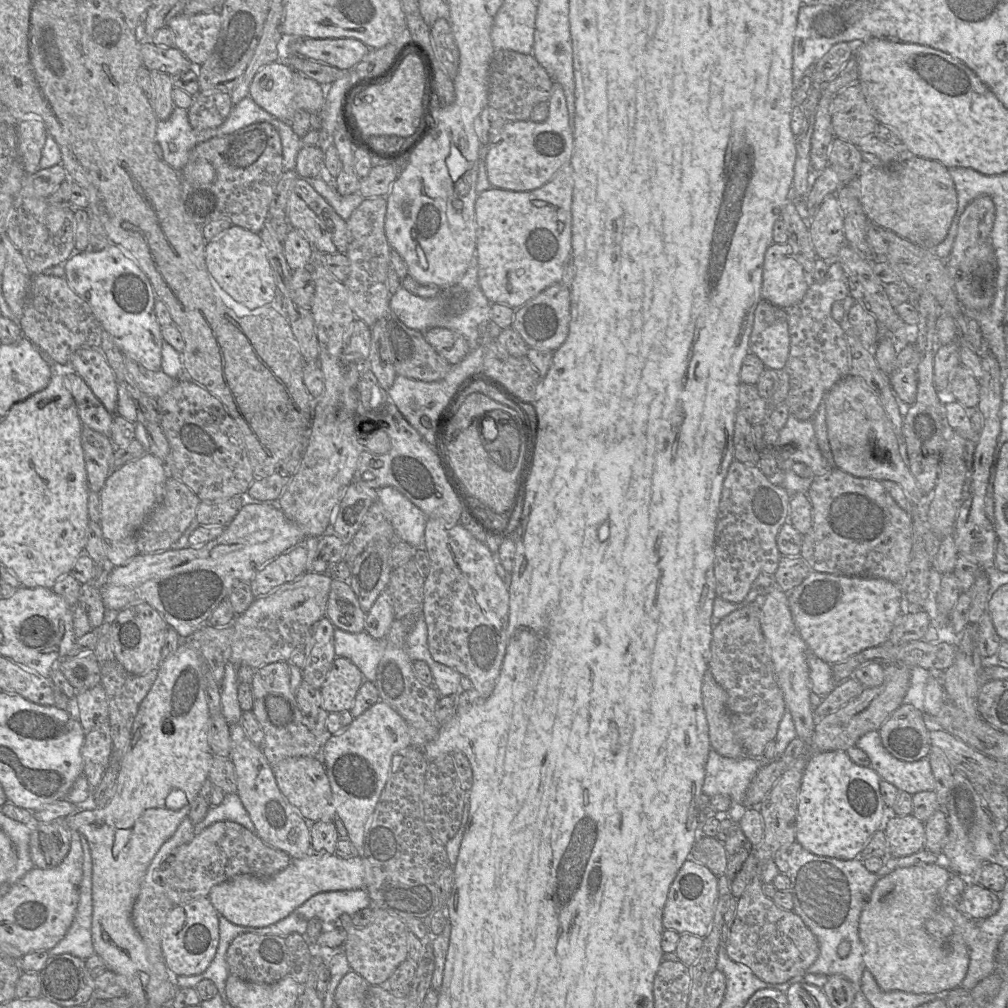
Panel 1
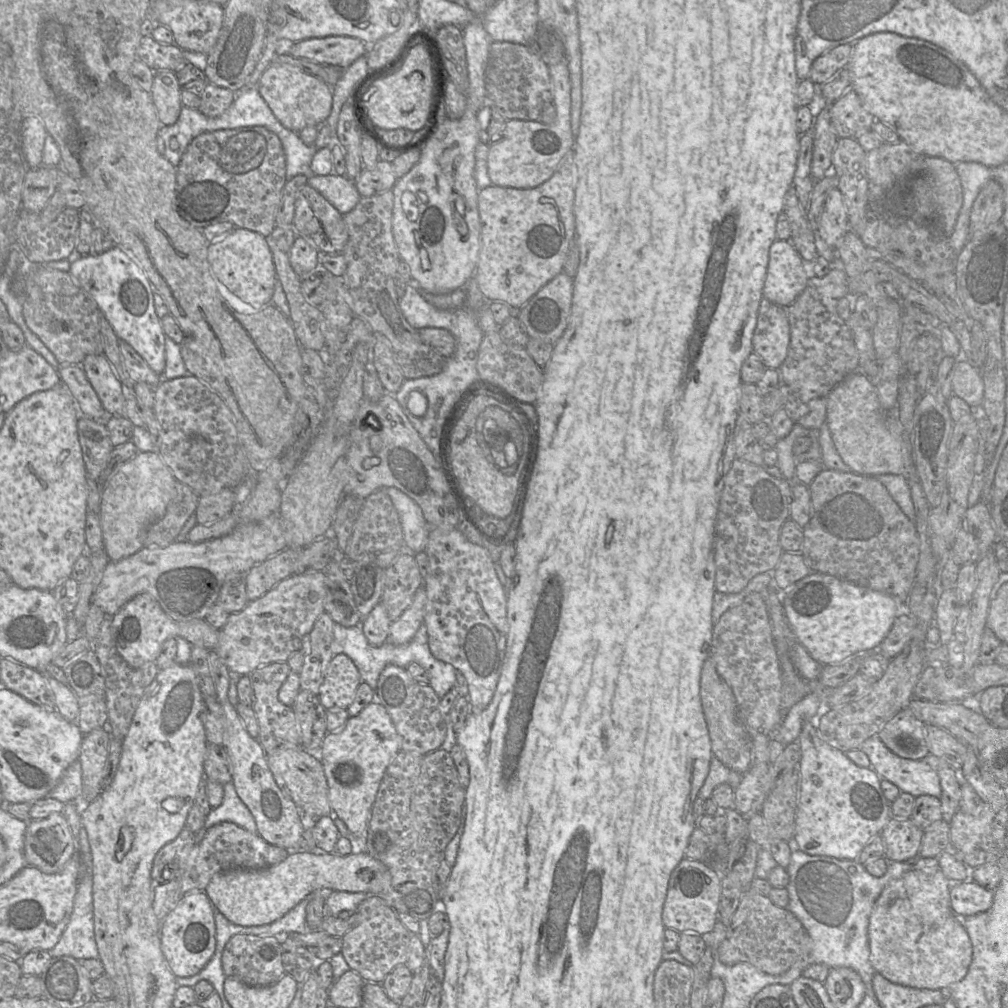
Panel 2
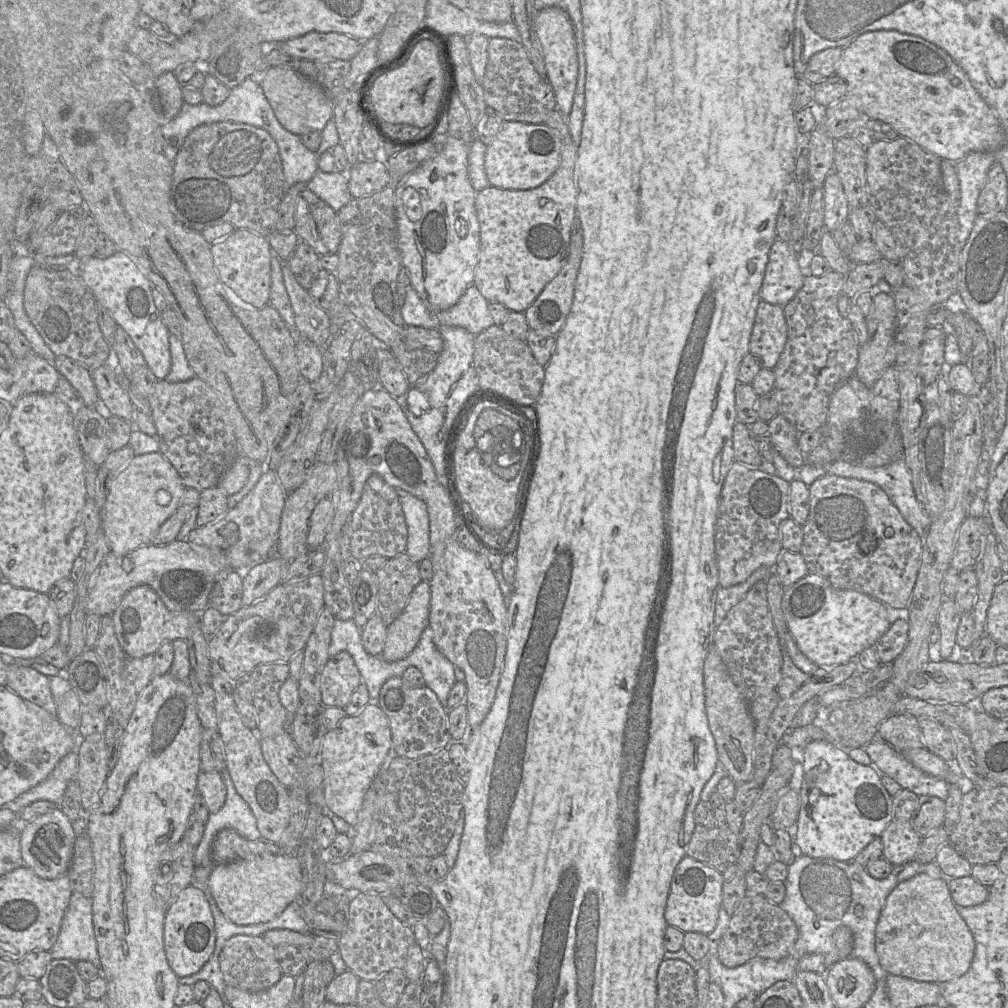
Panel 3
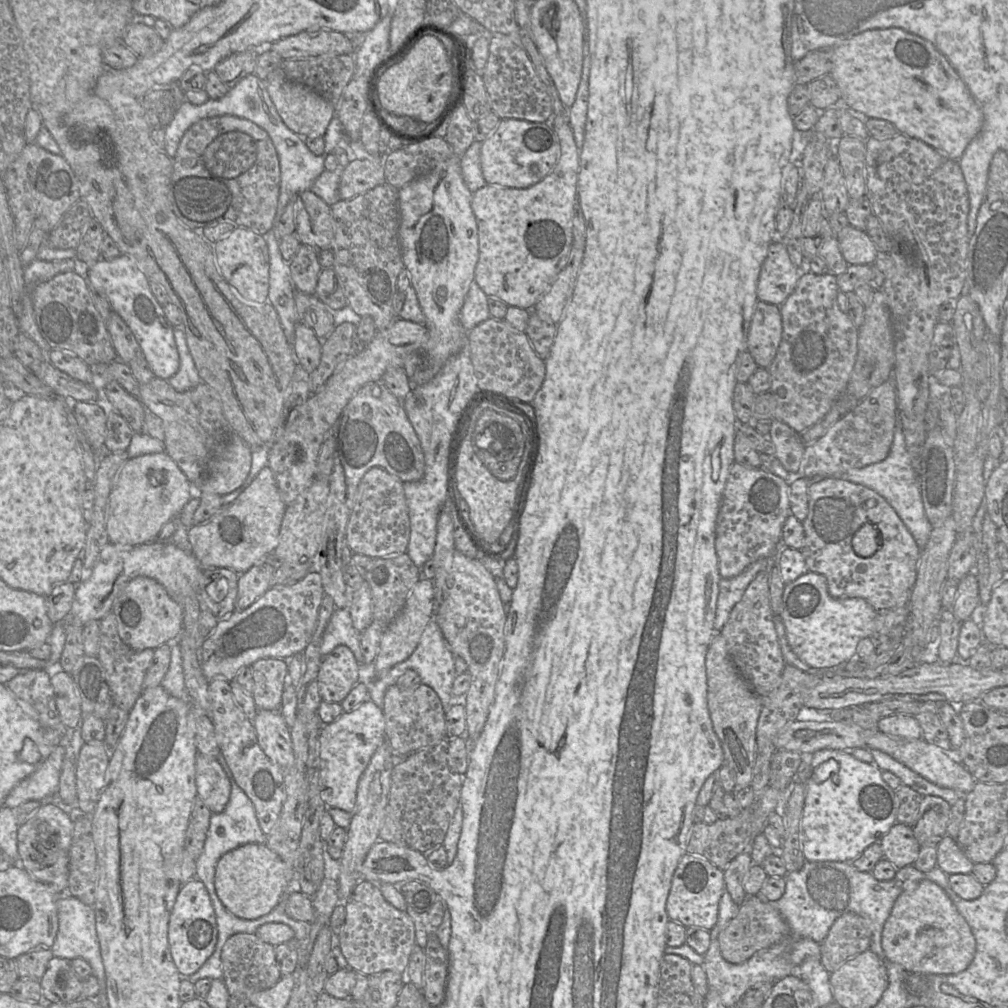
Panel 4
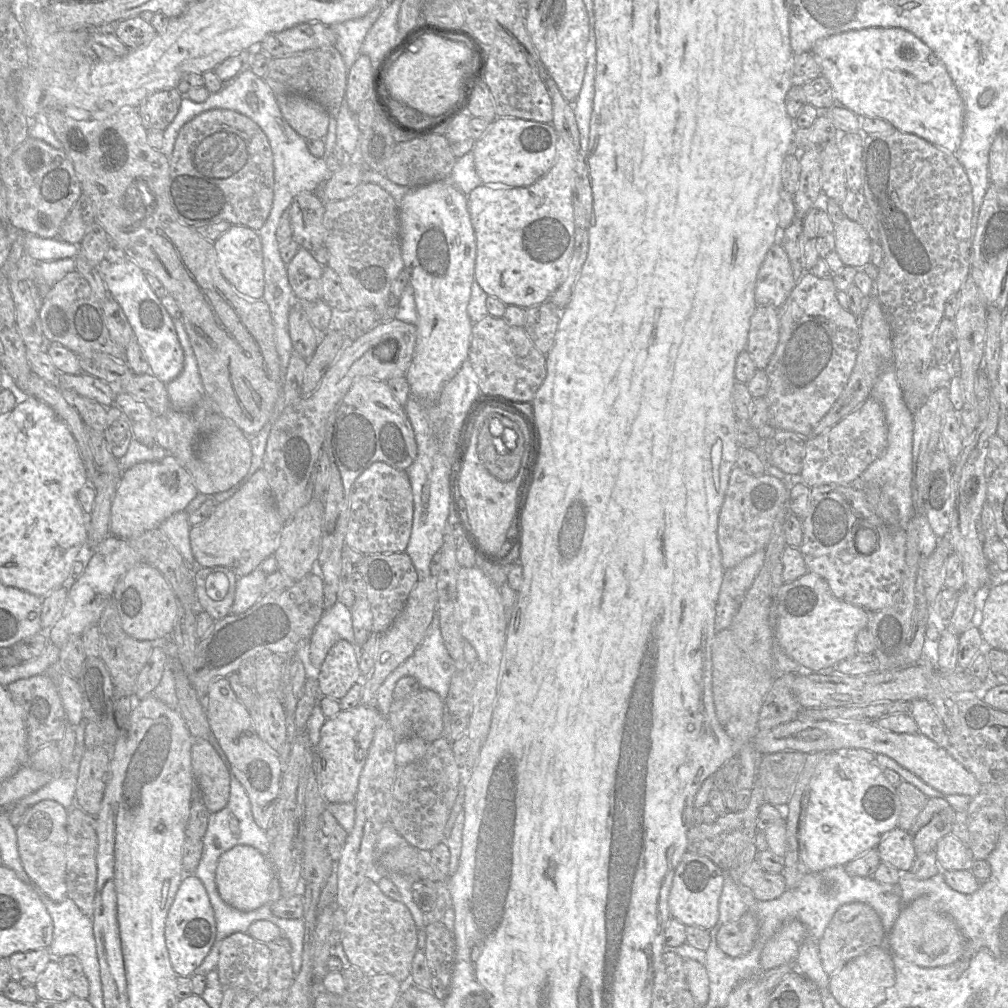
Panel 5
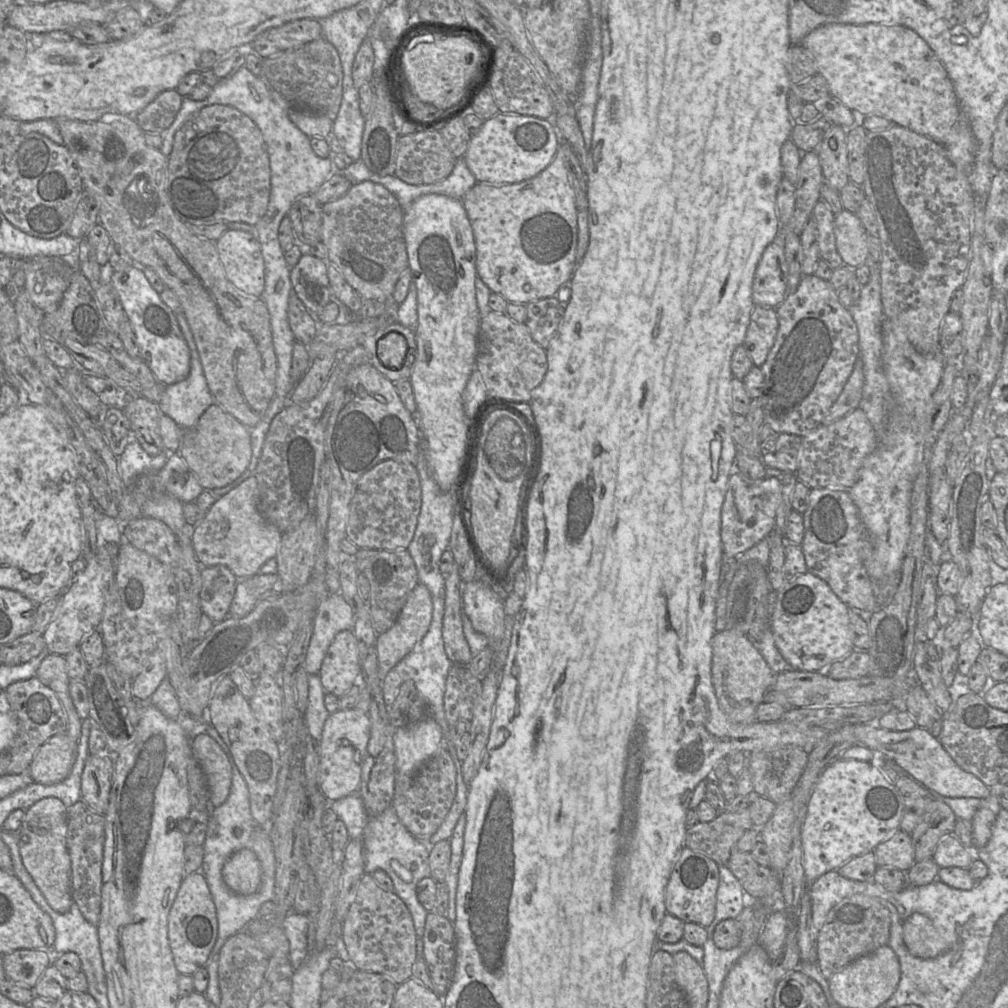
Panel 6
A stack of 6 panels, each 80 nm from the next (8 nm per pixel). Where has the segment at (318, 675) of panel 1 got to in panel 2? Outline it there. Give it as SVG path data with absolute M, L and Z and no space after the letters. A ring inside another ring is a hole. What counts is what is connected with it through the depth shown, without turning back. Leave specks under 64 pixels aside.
M325 611L317 618L309 634L304 652L304 663L299 674L300 689L318 695L326 670L333 657L331 643L334 621Z

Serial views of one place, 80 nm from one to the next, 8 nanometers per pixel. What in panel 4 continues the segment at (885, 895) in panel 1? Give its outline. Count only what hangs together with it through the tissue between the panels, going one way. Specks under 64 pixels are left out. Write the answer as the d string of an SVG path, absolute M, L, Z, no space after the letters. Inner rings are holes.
M924 879L919 881L913 888L908 888L904 892L902 892L896 899L891 913L887 918L881 936L881 945L885 956L888 960L901 965L909 974L938 974L938 975L953 975L962 972L965 970L973 960L976 951L976 941L975 937L971 931L966 920L963 916L958 912L953 902L949 898L948 894L935 882Z

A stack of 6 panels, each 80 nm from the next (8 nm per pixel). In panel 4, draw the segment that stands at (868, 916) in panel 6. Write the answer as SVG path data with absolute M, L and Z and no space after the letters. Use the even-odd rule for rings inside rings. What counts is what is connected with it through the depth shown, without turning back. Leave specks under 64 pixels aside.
M848 912L838 917L820 944L821 963L834 972L844 962L870 948L870 921L856 913Z

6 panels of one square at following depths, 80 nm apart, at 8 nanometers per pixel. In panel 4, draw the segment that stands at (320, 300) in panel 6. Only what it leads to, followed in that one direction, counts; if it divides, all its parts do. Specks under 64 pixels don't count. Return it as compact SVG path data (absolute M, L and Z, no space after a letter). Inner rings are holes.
M301 244L288 263L291 280L296 290L310 295L315 294L319 273L322 270L317 254L318 252L312 247Z

